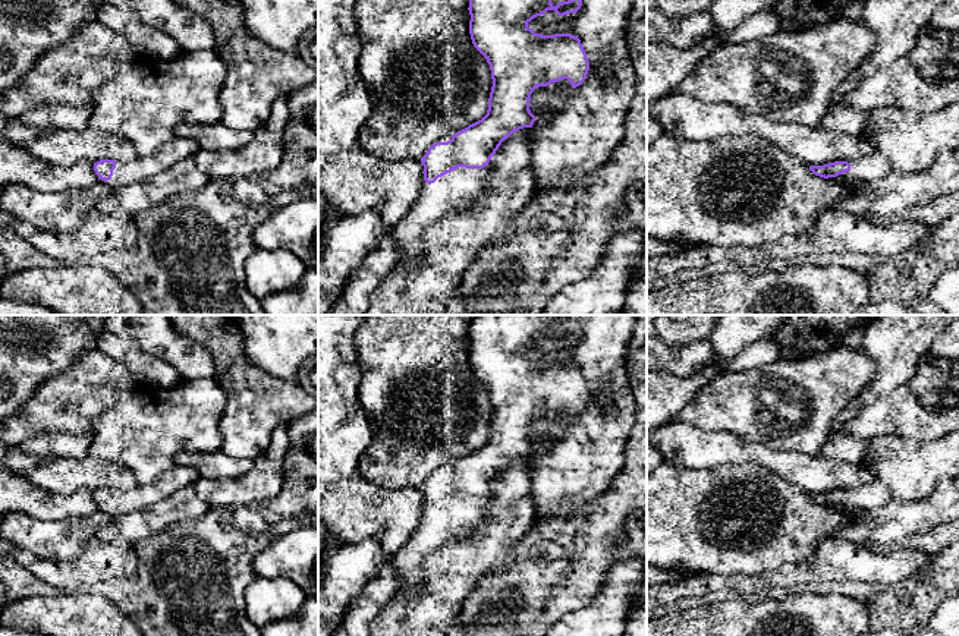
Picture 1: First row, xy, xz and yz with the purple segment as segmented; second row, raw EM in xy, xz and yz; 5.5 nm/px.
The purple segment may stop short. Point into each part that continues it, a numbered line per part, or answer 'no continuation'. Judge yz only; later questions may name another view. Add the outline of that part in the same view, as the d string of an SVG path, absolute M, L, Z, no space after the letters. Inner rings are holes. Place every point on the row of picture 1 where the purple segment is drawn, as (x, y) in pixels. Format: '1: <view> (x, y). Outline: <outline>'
1: yz (905, 141). Outline: M959 101L927 114L894 106L874 108L868 113L862 135L872 144L872 152L849 160L850 170L839 174L843 179L872 183L893 171L922 171L934 163L941 149L959 148Z

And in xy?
1: xy (144, 167). Outline: M174 136L151 155L139 155L129 163L116 161L111 179L107 182L98 179L98 182L111 189L139 183L164 171L183 158L194 157L199 149L199 145L194 139Z

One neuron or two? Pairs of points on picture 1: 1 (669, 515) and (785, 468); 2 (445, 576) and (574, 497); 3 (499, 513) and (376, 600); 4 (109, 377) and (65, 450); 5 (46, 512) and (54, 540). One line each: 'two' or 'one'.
1: two
2: two
3: two
4: two
5: two

